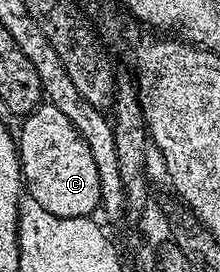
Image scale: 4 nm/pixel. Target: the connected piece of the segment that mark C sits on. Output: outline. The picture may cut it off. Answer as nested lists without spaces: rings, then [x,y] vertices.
[[[40,104],[35,107],[30,114],[23,119],[18,130],[18,149],[20,151],[20,173],[23,185],[26,187],[27,197],[38,200],[46,212],[54,212],[54,216],[63,218],[87,218],[95,215],[95,210],[100,206],[100,185],[98,184],[98,167],[94,165],[94,156],[90,156],[90,148],[82,136],[50,104]]]

